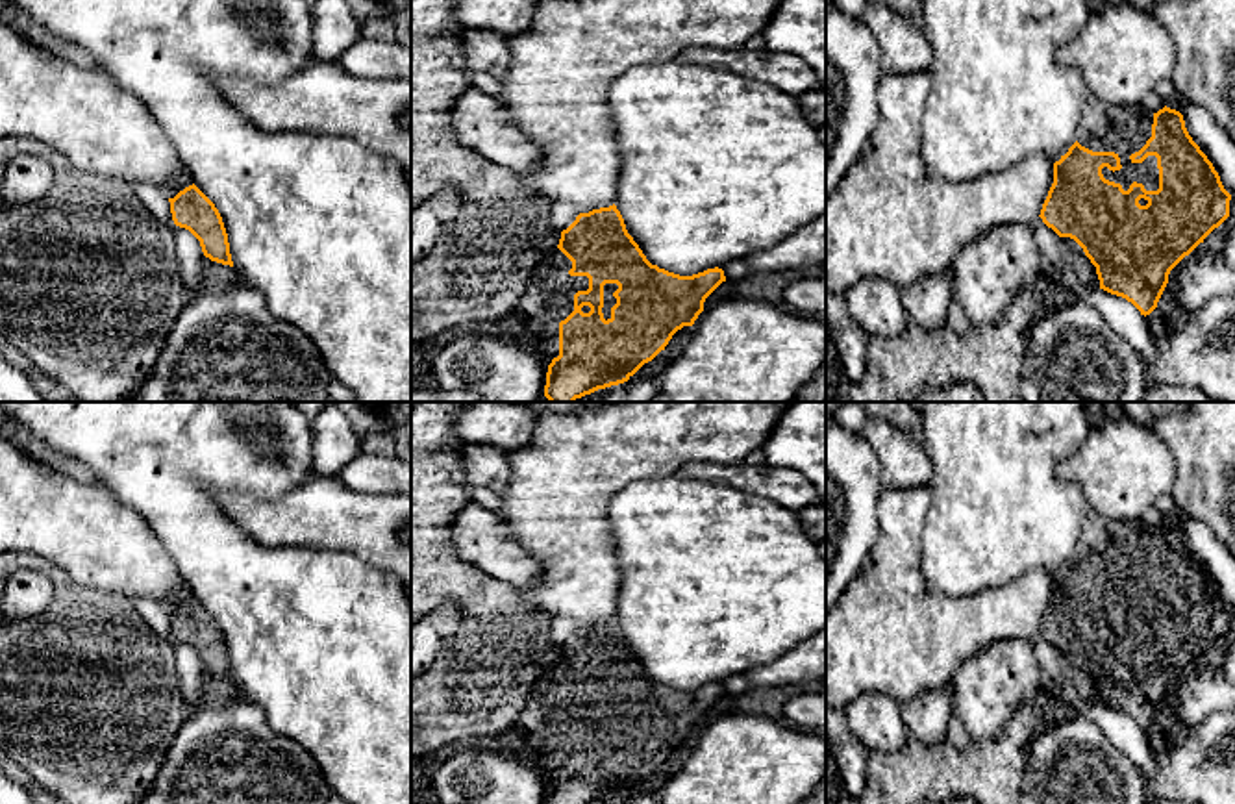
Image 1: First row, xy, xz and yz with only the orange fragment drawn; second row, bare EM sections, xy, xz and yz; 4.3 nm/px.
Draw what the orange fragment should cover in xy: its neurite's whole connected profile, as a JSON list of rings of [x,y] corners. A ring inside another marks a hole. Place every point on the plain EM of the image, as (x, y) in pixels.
[[[194,598],[168,617],[174,639],[200,656],[204,671],[233,682],[228,648],[215,619]]]

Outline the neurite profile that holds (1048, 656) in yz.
[[[1041,632],[1029,643],[1041,665],[1041,680],[1055,695],[1063,684],[1061,652]]]

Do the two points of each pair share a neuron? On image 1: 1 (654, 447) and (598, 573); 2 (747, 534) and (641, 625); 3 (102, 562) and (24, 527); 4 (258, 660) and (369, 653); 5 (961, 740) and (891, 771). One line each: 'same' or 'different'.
1: same
2: same
3: same
4: same
5: different

